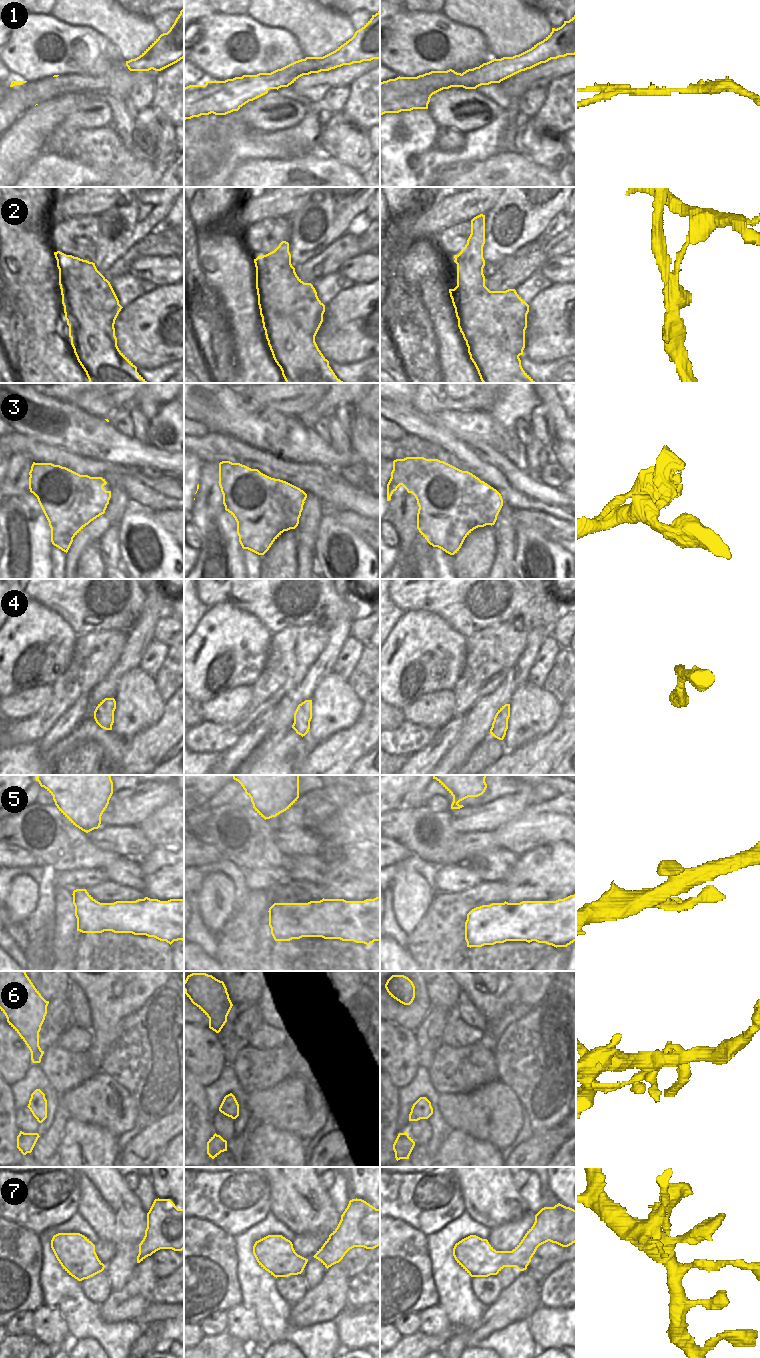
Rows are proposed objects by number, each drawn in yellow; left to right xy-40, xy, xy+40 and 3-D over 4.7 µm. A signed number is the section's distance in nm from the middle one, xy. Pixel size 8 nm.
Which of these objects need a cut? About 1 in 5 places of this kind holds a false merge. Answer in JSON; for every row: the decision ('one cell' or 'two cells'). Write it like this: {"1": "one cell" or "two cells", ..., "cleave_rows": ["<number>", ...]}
{"1": "one cell", "2": "two cells", "3": "two cells", "4": "one cell", "5": "one cell", "6": "two cells", "7": "one cell", "cleave_rows": ["2", "3", "6"]}

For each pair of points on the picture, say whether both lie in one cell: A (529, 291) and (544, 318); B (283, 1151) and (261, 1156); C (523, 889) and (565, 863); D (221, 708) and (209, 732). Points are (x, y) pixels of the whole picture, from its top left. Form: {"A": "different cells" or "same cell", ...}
{"A": "different cells", "B": "same cell", "C": "same cell", "D": "different cells"}

